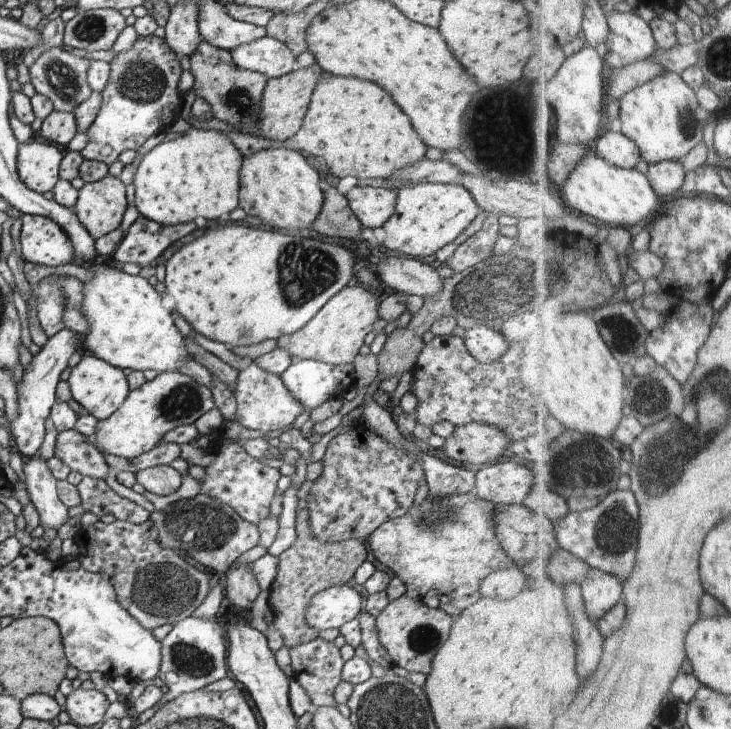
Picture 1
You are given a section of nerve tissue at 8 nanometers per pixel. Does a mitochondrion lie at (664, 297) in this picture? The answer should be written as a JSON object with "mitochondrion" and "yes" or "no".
{"mitochondrion":"no"}

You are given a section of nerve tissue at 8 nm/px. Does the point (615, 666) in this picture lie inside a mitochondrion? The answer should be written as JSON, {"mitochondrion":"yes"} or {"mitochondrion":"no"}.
{"mitochondrion":"no"}

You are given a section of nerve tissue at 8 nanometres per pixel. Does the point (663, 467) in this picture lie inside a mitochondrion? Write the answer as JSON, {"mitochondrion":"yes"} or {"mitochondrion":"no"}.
{"mitochondrion":"yes"}

